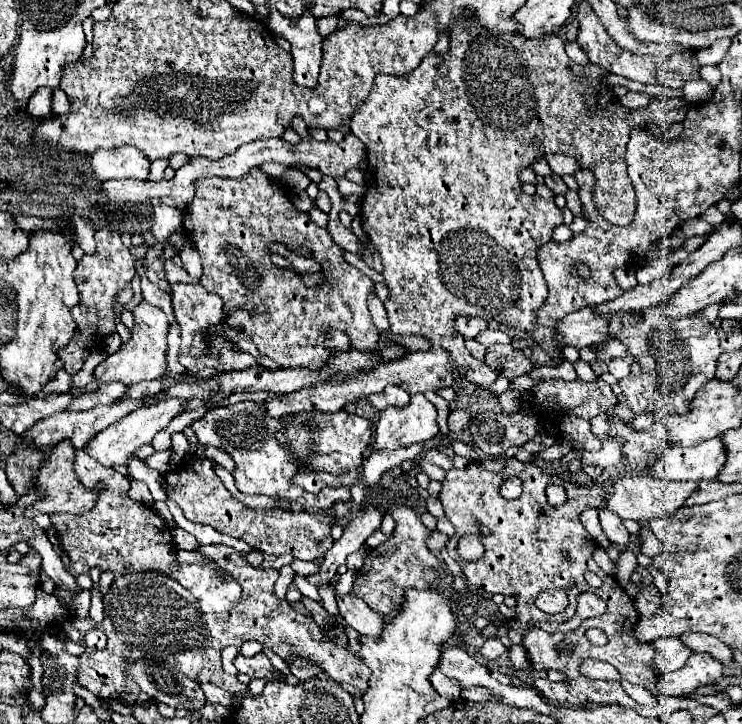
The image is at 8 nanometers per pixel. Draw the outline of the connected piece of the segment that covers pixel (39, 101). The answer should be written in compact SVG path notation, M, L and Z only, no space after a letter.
M40 87L36 89L36 93L30 97L28 101L28 117L36 117L36 119L44 119L50 115L50 99L52 99L52 89L48 87Z

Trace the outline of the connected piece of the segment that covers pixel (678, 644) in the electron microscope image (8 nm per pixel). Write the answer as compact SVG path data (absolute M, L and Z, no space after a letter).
M666 637L666 639L658 639L656 641L656 665L662 673L672 673L676 669L680 669L688 657L694 651L688 649L678 637Z

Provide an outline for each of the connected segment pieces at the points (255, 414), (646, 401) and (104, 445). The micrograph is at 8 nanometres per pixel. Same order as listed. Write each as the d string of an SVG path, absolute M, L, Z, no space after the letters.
M242 401L230 407L216 407L210 409L204 417L196 420L191 429L196 434L200 443L214 445L226 451L236 461L234 479L238 491L246 495L268 495L268 497L282 497L288 501L302 501L304 507L310 509L328 509L336 501L346 501L350 491L346 487L336 489L322 489L318 495L312 495L292 483L292 477L298 473L298 463L288 457L286 447L278 447L274 439L274 431L280 431L282 425L278 419L264 417L262 409L264 401Z
M650 307L646 309L644 317L640 321L632 321L626 315L616 315L612 317L610 323L610 331L612 335L622 341L630 355L636 357L636 361L642 367L640 375L628 375L628 379L620 379L618 385L626 397L626 403L630 405L630 409L638 415L642 411L666 411L666 413L686 413L688 405L694 397L694 393L710 379L714 379L714 371L716 371L716 359L720 357L722 349L720 349L720 339L718 333L714 329L712 323L698 319L696 315L688 317L688 319L672 319L664 313L664 309L658 307Z
M168 399L168 401L162 401L162 403L150 405L150 407L140 407L140 409L136 409L134 413L130 413L130 415L126 415L124 419L116 421L114 425L110 425L108 429L100 431L96 437L92 437L92 441L88 441L88 443L84 445L84 451L86 451L92 459L100 461L100 463L106 465L106 467L128 465L128 457L134 455L142 445L150 443L160 429L166 429L166 425L170 423L170 419L182 413L182 407L184 407L184 405L186 405L186 401L182 401L182 399Z

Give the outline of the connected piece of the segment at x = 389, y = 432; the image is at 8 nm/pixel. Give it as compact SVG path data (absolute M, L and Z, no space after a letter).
M420 393L412 395L410 405L402 409L386 409L374 429L374 443L364 450L366 459L376 451L392 451L418 441L428 441L438 433L436 407Z

